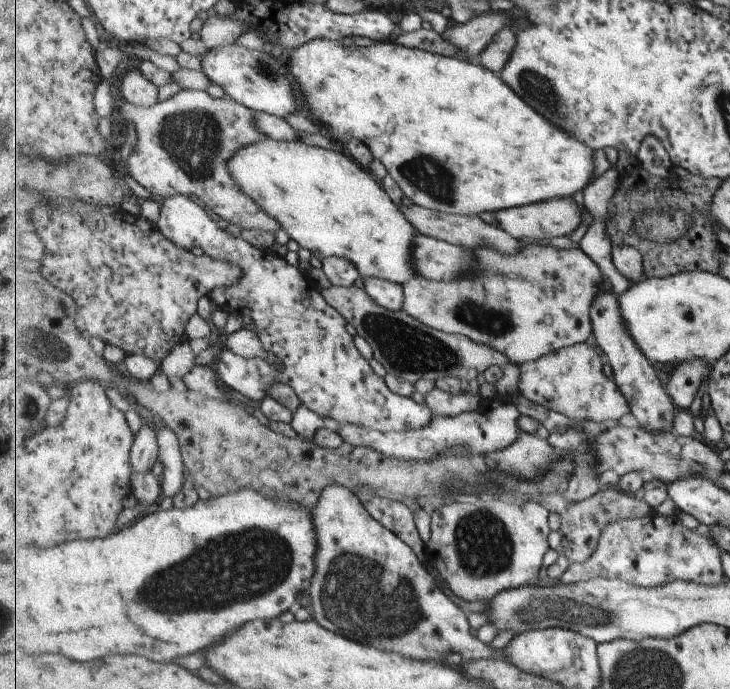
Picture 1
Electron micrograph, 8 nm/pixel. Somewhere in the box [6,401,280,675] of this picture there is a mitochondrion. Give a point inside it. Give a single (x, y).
(45, 611)

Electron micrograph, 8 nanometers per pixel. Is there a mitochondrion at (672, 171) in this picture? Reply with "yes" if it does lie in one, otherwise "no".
no

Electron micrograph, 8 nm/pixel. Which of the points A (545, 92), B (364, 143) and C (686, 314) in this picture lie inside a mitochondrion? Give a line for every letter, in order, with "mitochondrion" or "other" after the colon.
A: mitochondrion
B: other
C: mitochondrion

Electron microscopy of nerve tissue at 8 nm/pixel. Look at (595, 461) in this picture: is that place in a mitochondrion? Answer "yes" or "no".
no

